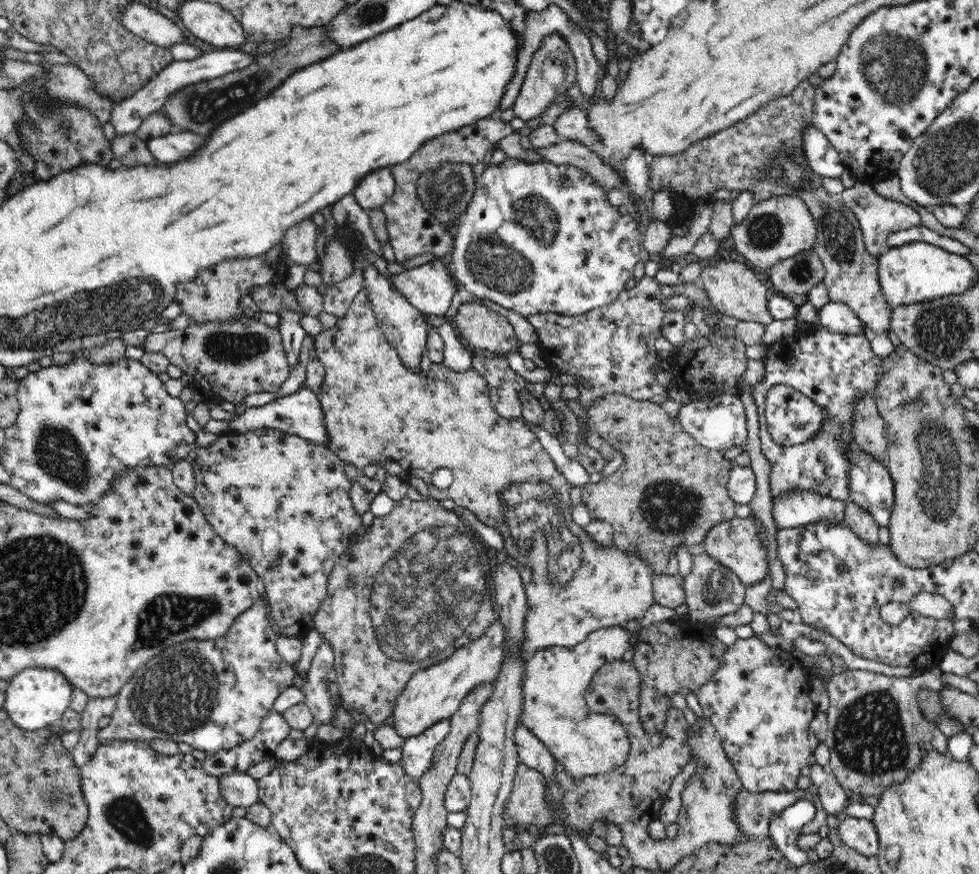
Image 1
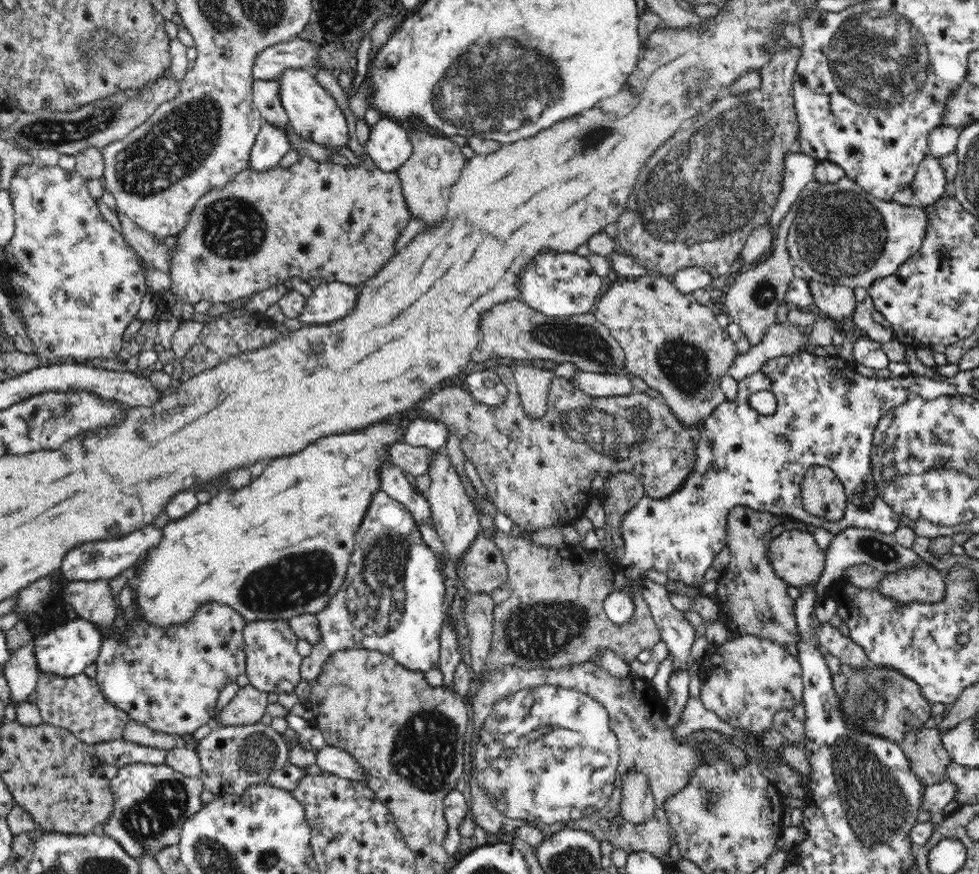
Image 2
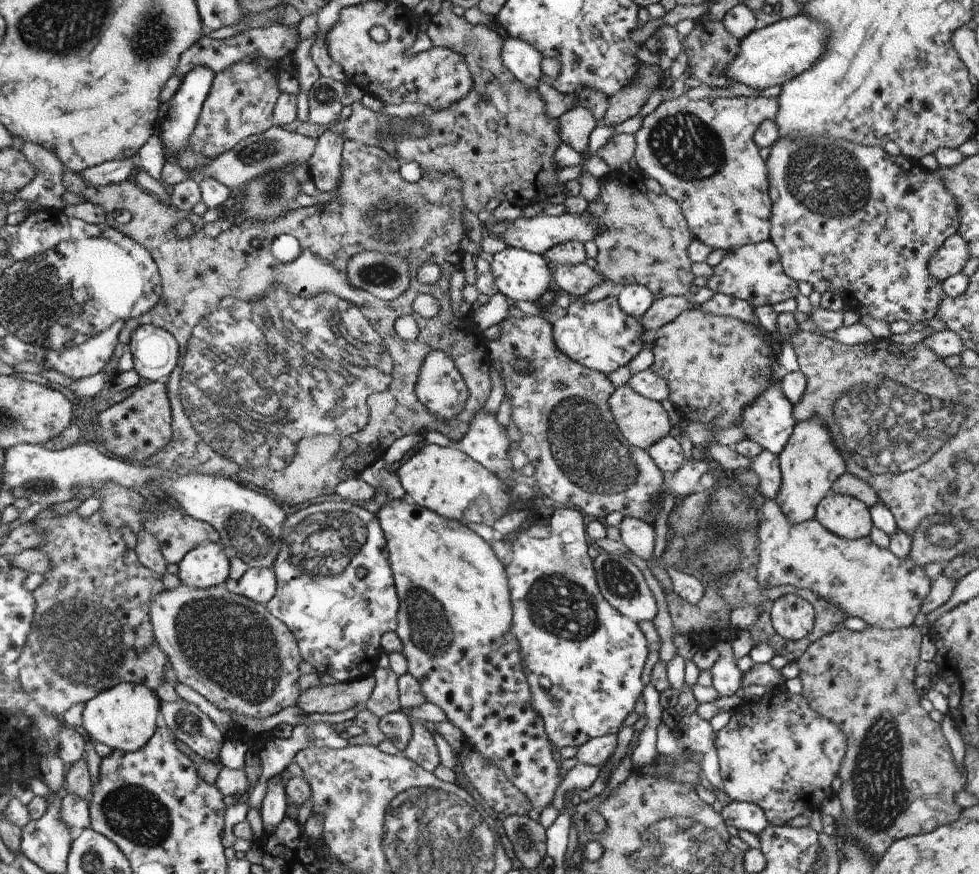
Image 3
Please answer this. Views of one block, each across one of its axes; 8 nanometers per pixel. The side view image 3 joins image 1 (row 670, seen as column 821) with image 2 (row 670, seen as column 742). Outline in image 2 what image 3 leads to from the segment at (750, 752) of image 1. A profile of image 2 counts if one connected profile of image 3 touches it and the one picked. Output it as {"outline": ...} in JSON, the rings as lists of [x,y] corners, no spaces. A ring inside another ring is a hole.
{"outline":[[[736,635],[736,638],[719,645],[711,643],[700,665],[703,666],[704,678],[699,699],[710,712],[715,712],[733,727],[762,735],[767,730],[772,730],[776,712],[793,710],[796,704],[802,704],[801,664],[792,649],[774,641],[754,635]]]}

